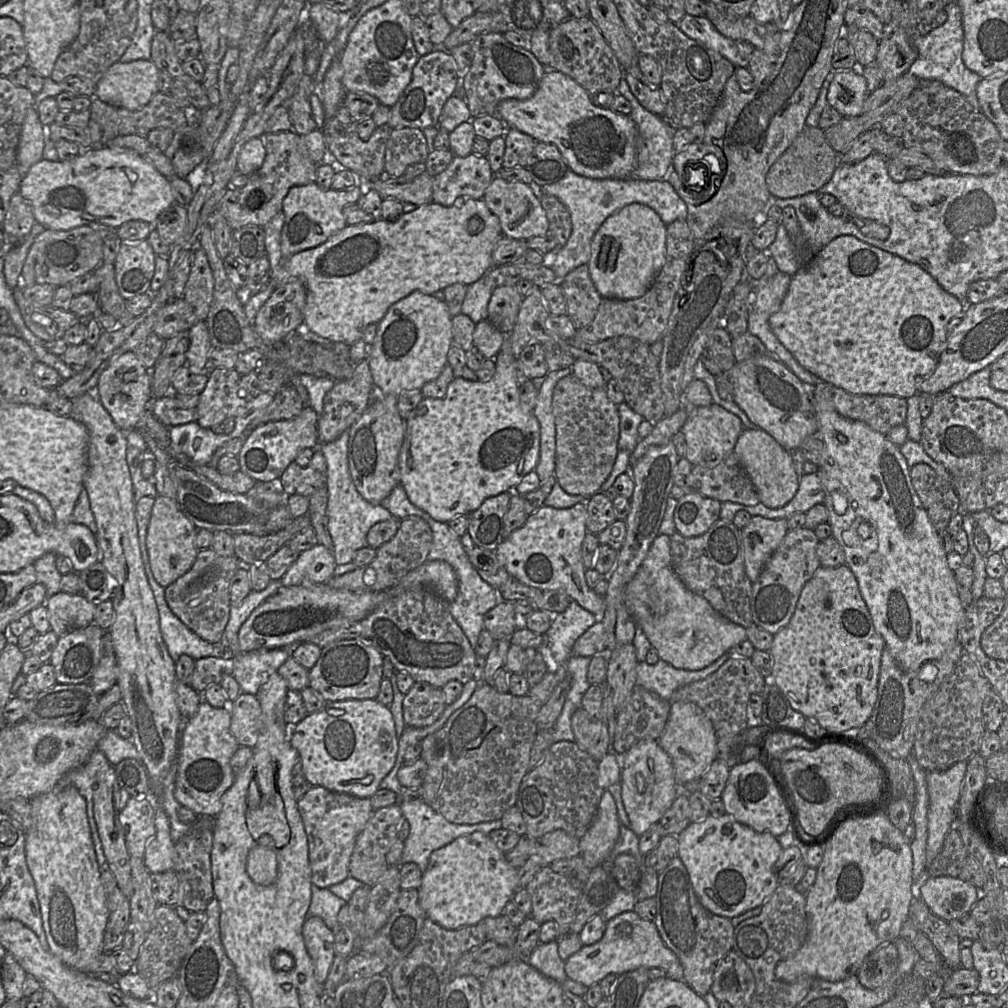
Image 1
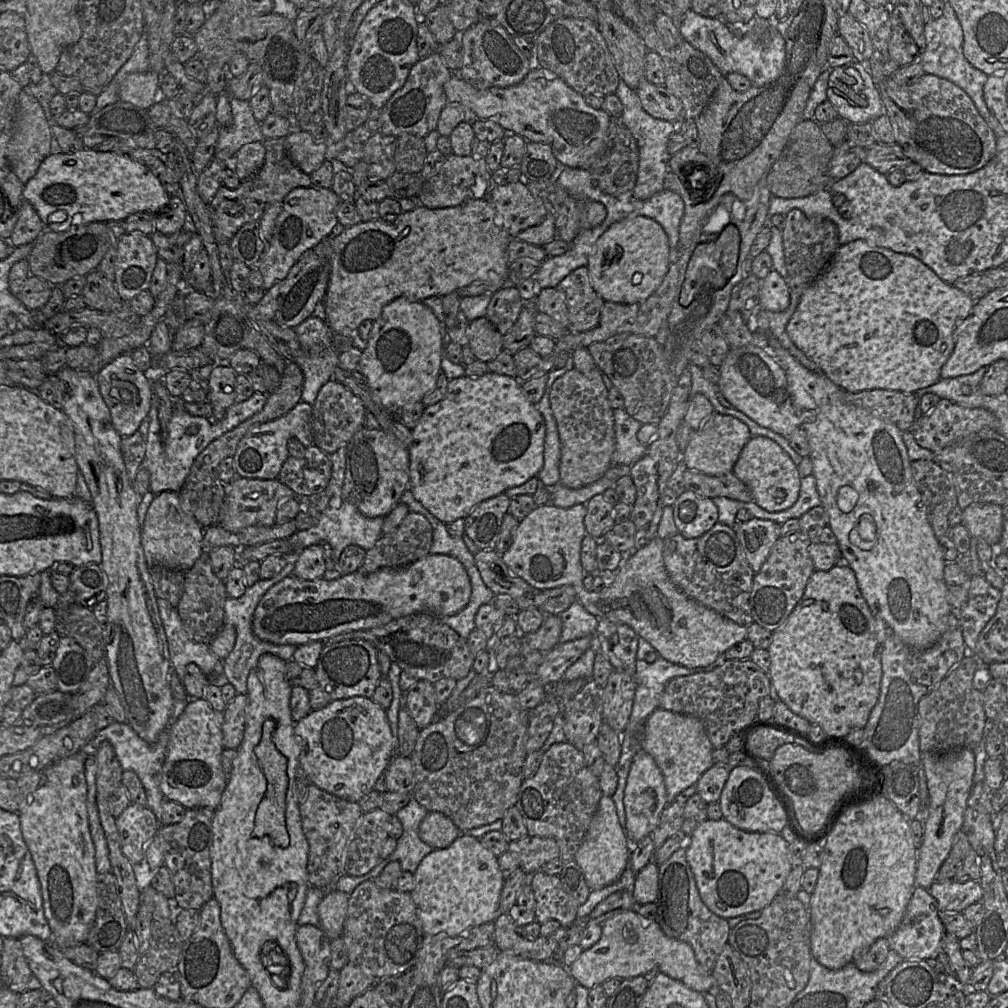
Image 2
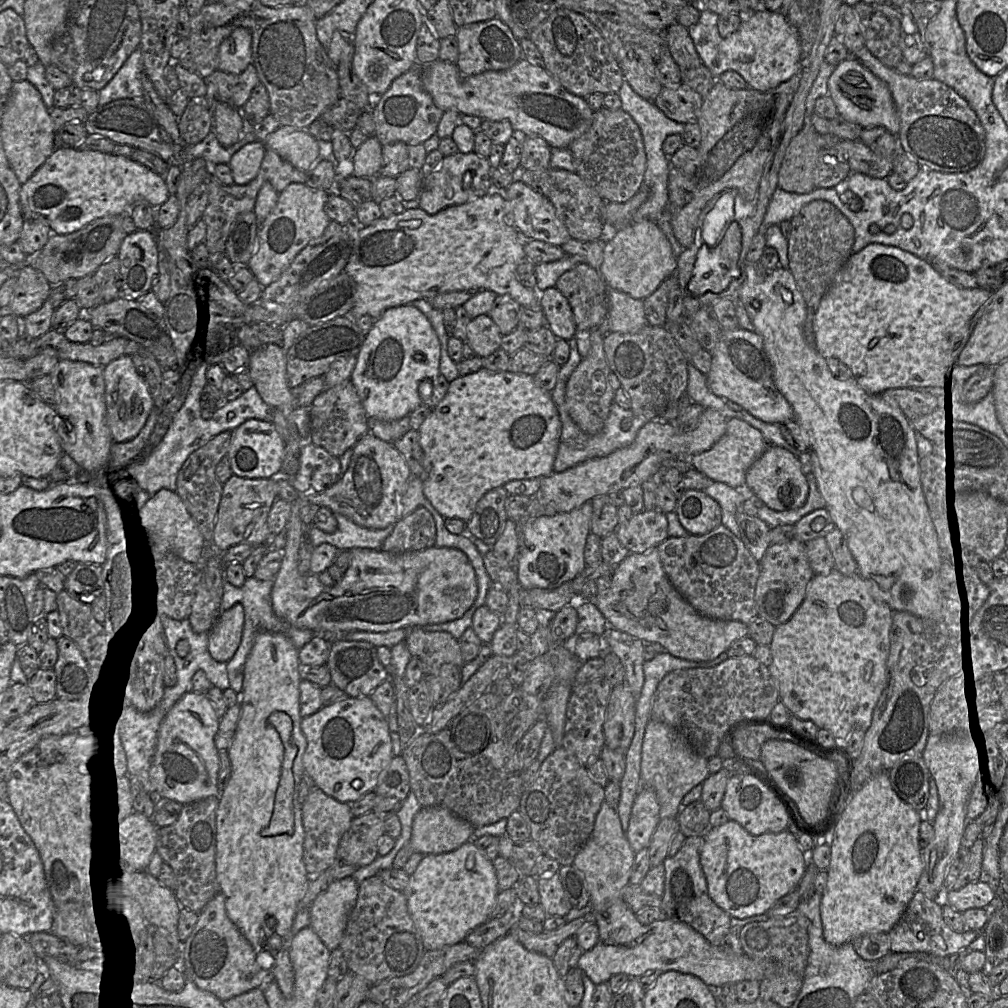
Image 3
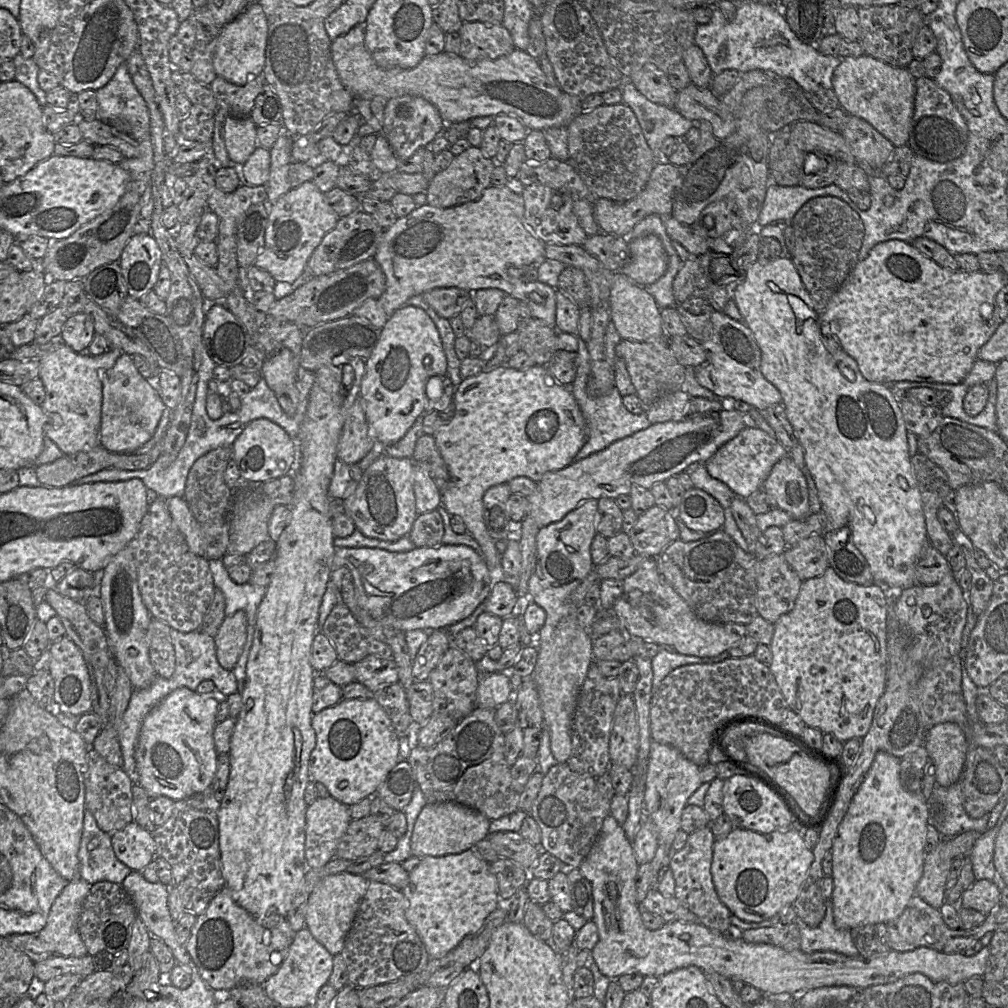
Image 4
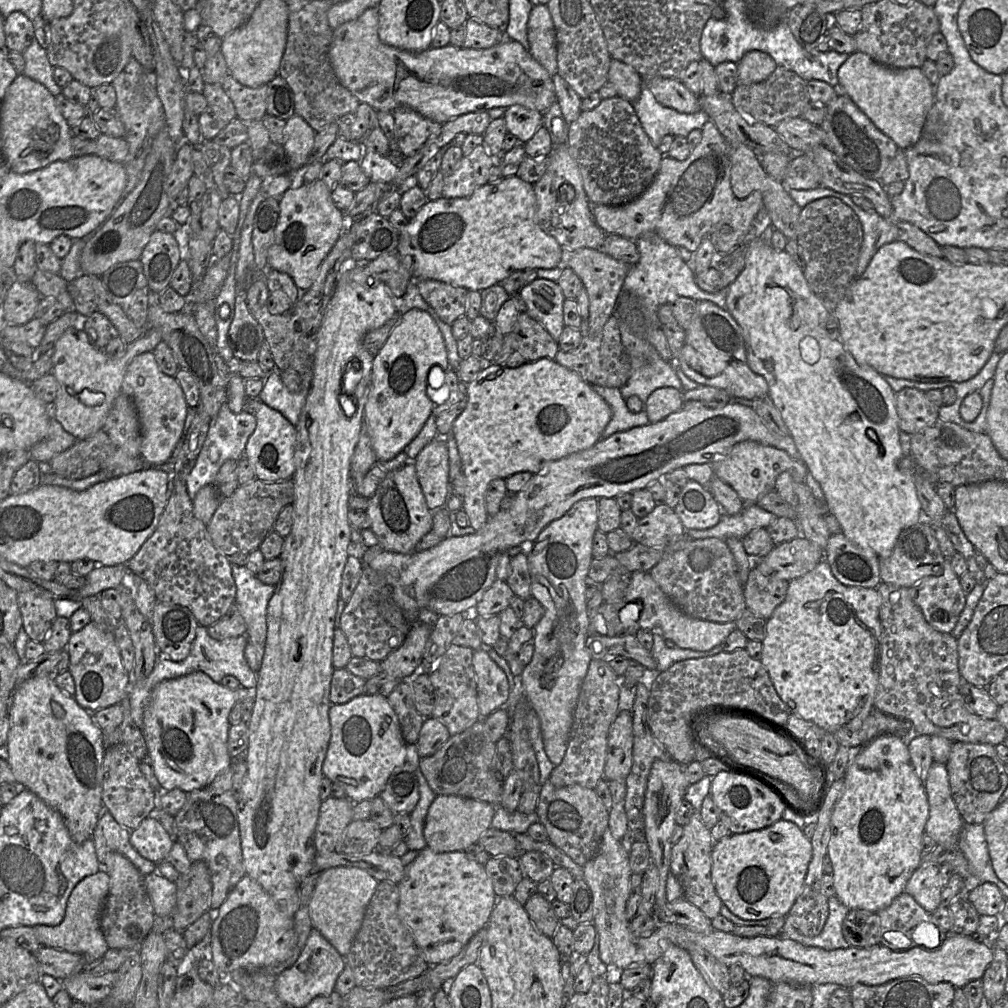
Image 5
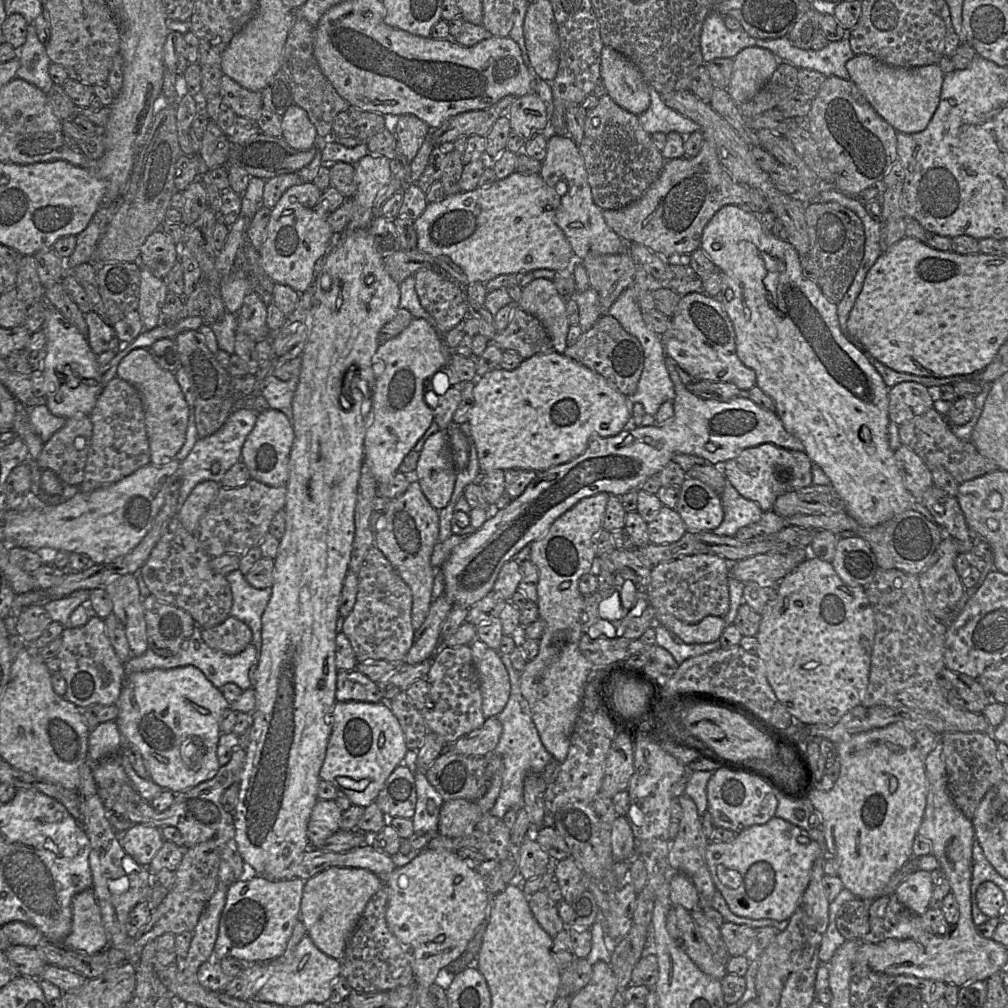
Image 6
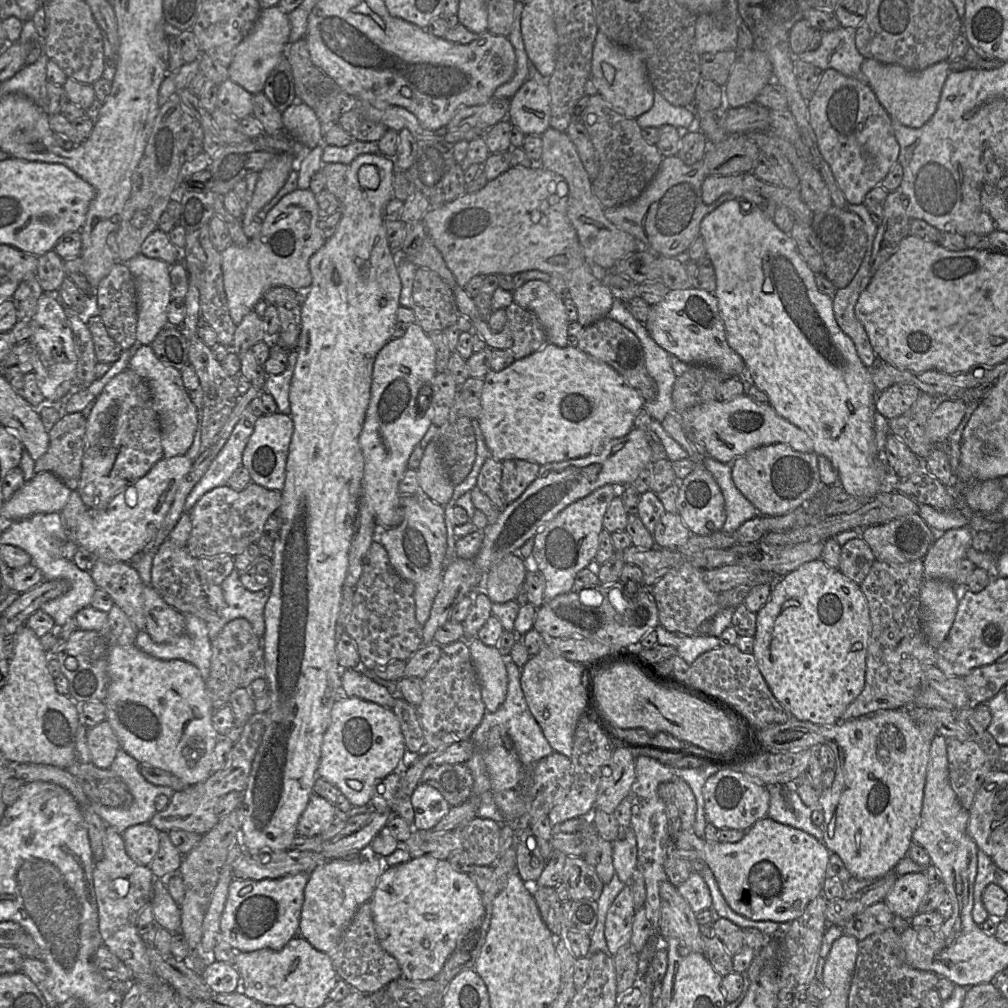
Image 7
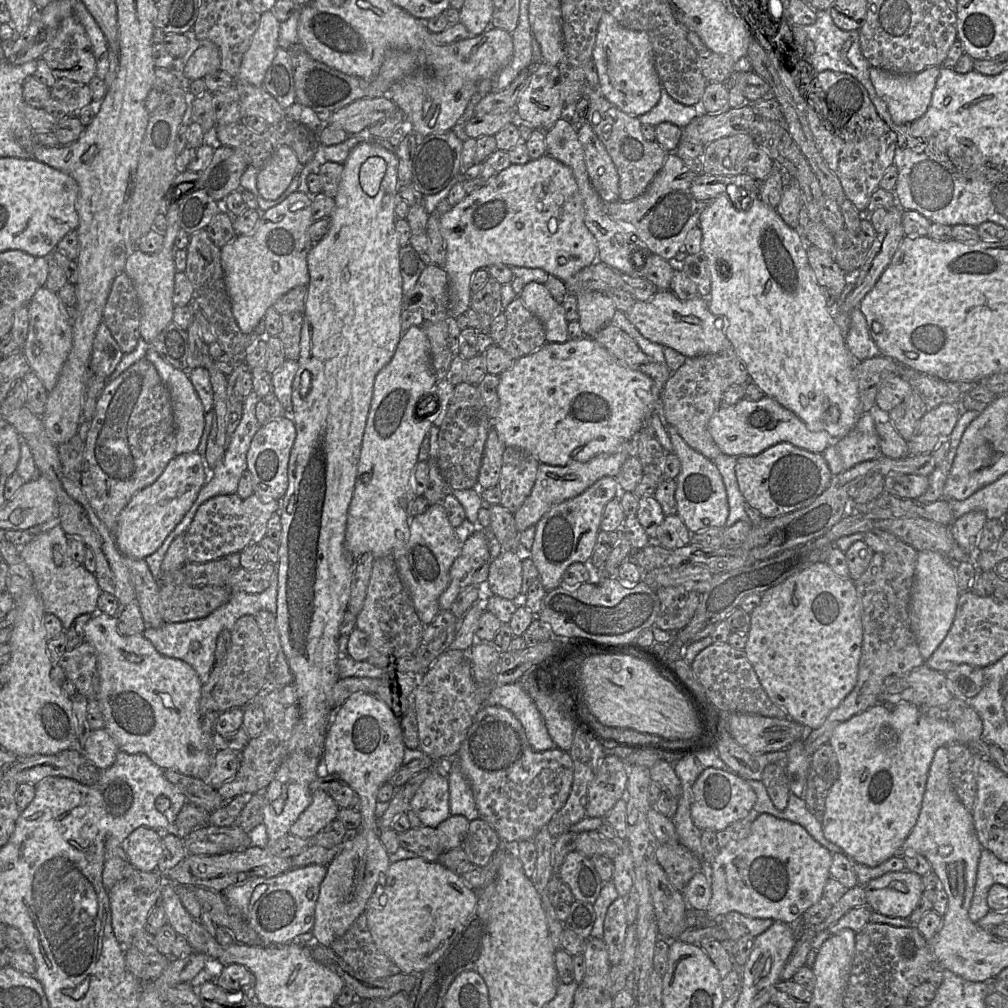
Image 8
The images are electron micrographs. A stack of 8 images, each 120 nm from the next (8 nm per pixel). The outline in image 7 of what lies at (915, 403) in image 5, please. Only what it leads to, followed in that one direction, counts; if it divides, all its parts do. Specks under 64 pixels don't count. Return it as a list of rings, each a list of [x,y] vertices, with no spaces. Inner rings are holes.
[[[894,384],[878,394],[875,409],[888,420],[904,414],[916,401],[920,390],[912,384]]]

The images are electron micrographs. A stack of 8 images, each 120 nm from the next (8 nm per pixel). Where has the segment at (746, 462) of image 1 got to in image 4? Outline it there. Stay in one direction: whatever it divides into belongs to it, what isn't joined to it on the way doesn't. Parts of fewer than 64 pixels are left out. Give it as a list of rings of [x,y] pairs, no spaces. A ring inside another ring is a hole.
[[[787,455],[779,460],[762,485],[777,508],[786,511],[792,519],[805,519],[810,514],[807,482],[802,470]]]

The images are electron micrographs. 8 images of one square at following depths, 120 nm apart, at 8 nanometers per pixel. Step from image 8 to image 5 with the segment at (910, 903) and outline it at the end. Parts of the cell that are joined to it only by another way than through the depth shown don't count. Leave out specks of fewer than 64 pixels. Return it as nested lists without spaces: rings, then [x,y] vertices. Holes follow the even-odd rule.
[[[922,863],[909,878],[904,892],[911,895],[927,912],[933,913],[940,905],[941,890],[938,867],[934,863]]]

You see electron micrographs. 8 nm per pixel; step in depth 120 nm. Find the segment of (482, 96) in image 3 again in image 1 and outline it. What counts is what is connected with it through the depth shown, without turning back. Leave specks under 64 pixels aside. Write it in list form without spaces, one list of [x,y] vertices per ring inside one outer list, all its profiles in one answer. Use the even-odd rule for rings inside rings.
[[[546,69],[532,97],[525,100],[505,99],[497,106],[496,115],[508,126],[530,135],[537,142],[557,146],[570,170],[593,179],[625,179],[634,174],[637,167],[637,136],[635,122],[629,115],[595,106],[591,95],[569,76]]]

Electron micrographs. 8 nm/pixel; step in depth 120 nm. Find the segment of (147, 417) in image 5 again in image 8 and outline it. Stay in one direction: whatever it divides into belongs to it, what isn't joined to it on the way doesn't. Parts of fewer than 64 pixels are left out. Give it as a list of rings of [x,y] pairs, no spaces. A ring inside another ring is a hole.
[[[151,347],[147,350],[145,358],[155,366],[171,397],[175,422],[176,455],[197,451],[204,430],[205,412],[197,392],[188,377],[188,372],[179,370],[164,361]]]

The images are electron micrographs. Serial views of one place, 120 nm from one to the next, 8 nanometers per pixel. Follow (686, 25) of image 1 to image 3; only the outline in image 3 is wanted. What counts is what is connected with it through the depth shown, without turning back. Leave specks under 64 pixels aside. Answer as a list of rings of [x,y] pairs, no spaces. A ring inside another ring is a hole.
[[[704,9],[698,23],[688,28],[702,63],[715,78],[726,71],[735,71],[744,78],[748,87],[765,92],[801,70],[801,44],[797,28],[778,11],[763,9],[745,14],[738,30],[726,38],[720,36],[719,18],[716,13]]]

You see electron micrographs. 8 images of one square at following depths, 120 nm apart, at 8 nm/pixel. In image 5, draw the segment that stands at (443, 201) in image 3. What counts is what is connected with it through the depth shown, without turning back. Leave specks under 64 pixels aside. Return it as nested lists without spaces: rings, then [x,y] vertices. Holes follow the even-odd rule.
[[[483,144],[475,147],[469,155],[464,155],[453,173],[444,177],[442,197],[462,198],[472,195],[477,188],[488,182],[490,168],[494,164],[494,159]]]

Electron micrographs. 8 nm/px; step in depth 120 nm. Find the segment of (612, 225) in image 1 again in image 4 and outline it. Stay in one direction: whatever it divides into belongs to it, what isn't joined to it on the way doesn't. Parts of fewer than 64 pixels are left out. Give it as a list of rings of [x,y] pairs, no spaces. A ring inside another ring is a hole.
[[[648,234],[629,242],[629,261],[620,272],[634,283],[646,287],[665,273],[667,265],[668,257],[661,240]]]

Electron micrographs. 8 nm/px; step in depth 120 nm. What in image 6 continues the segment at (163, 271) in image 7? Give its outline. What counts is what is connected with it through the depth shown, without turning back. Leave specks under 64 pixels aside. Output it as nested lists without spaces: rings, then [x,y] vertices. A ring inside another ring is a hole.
[[[141,265],[139,313],[143,331],[162,325],[162,308],[168,292],[164,280],[154,276],[147,267]]]

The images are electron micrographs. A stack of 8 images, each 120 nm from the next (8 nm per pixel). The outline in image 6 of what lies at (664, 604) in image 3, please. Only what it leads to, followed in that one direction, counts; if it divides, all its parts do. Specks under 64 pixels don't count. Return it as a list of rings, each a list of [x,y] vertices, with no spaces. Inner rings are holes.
[[[655,612],[655,624],[669,630],[686,644],[706,644],[719,640],[726,628],[723,617],[706,616],[700,622],[687,624],[670,614]]]

